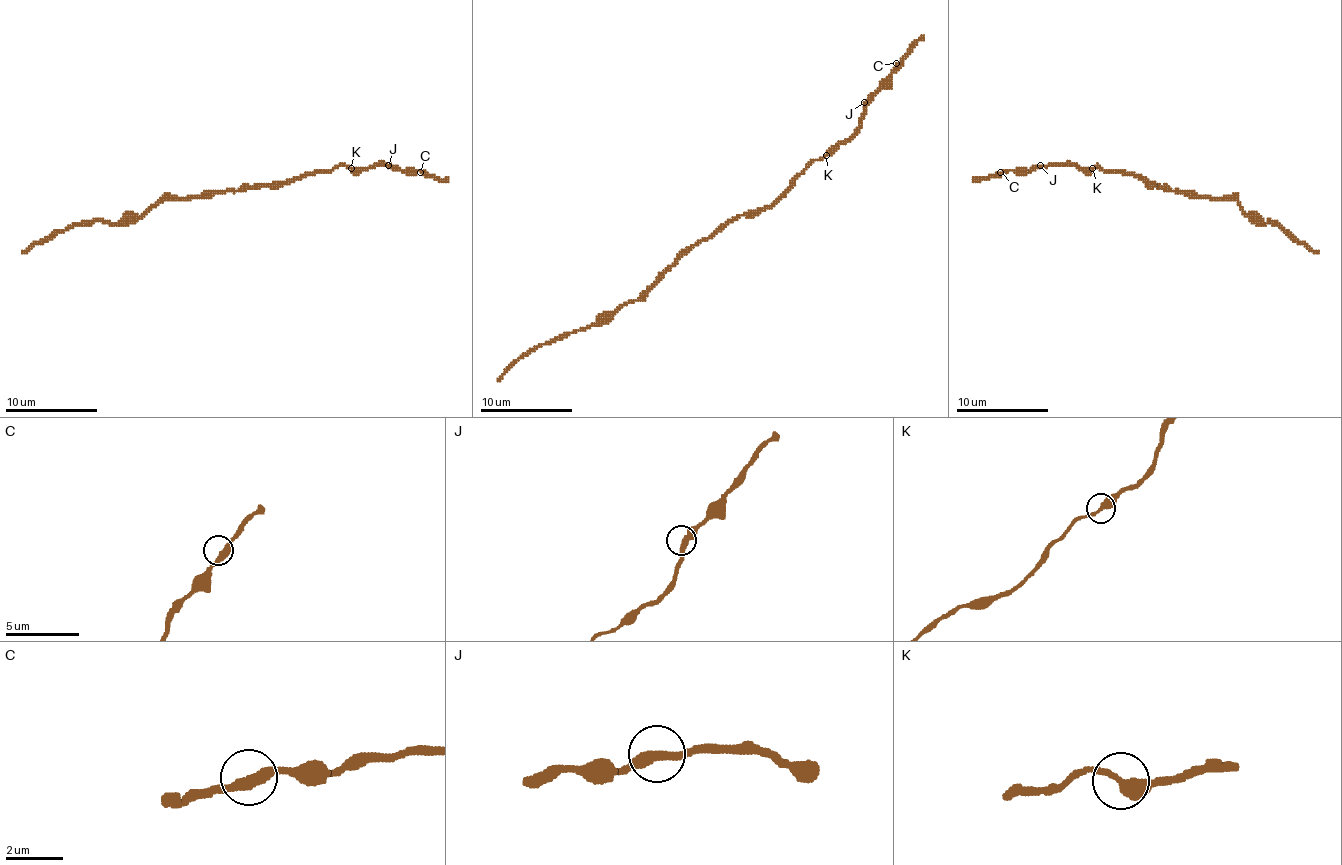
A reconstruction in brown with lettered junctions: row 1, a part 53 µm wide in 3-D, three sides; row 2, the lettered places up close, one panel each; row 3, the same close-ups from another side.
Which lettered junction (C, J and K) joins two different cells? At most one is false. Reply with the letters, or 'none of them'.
none of them

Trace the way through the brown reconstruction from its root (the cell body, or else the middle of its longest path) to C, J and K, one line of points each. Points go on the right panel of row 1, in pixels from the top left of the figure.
C: (1166, 188), (1143, 182), (1134, 175), (1106, 172), (1097, 165), (1033, 165), (1028, 170), (1000, 172)
J: (1166, 188), (1143, 182), (1134, 175), (1106, 172), (1097, 165), (1040, 165)
K: (1166, 188), (1143, 182), (1134, 175), (1106, 172), (1097, 165), (1093, 168)

